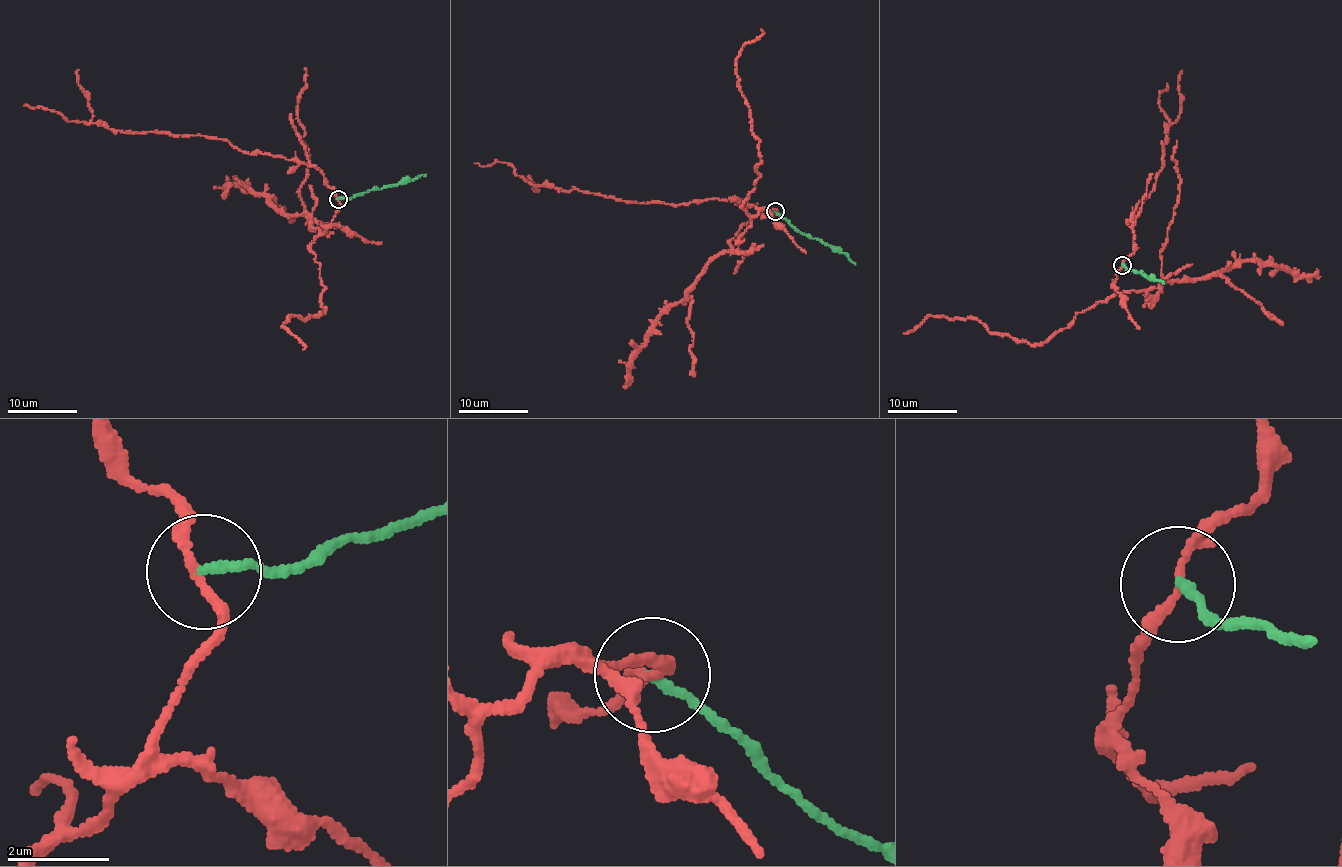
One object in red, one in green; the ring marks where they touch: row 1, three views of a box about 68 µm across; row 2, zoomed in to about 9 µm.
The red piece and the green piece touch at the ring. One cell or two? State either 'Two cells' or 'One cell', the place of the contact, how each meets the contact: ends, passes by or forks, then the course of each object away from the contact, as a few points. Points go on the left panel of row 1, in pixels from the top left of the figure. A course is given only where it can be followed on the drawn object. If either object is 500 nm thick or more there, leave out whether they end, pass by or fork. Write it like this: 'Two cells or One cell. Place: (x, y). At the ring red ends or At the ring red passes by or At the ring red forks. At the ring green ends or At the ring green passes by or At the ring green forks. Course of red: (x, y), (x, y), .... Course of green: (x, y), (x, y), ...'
Two cells. Place: (338, 199). At the ring red passes by. At the ring green ends. Course of red: (338, 199), (324, 174), (313, 167), (274, 155), (248, 154), (221, 139), (120, 132), (23, 105). Course of green: (338, 199), (406, 184), (426, 176)

